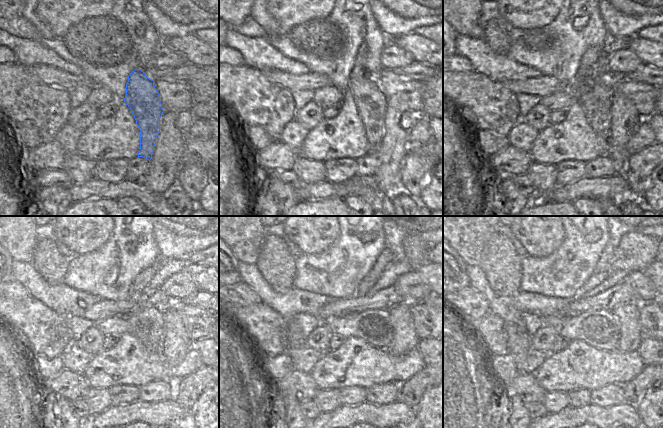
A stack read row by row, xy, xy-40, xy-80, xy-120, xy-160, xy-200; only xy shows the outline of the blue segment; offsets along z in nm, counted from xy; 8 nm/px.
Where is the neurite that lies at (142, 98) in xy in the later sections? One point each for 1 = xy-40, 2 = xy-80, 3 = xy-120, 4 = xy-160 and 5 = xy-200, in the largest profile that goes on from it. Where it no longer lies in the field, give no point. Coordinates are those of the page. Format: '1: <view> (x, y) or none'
1: xy-40 (369, 100)
2: xy-80 (597, 111)
3: xy-120 (141, 282)
4: xy-160 (386, 257)
5: xy-200 (605, 260)

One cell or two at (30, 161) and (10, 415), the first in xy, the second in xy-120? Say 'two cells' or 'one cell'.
two cells

